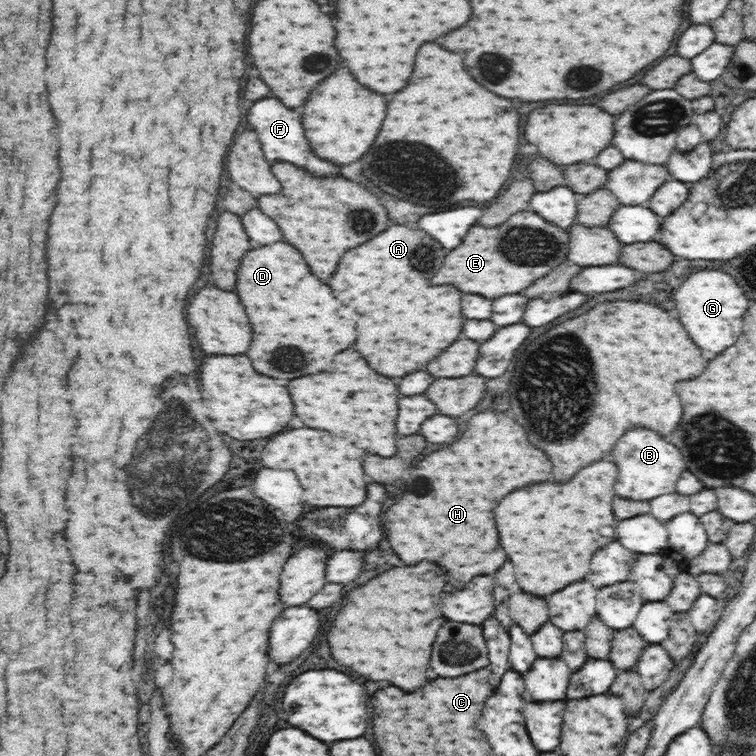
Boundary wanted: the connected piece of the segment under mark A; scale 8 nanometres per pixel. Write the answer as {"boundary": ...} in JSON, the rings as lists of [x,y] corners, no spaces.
{"boundary":[[[398,224],[342,256],[328,286],[334,290],[334,298],[338,298],[344,308],[350,308],[352,316],[368,316],[368,326],[374,320],[372,328],[376,326],[378,334],[370,336],[368,330],[372,328],[362,330],[360,326],[354,348],[378,374],[400,378],[424,370],[426,362],[442,354],[442,350],[458,338],[464,324],[460,314],[462,292],[450,286],[428,284],[446,254],[448,250],[438,246],[426,232]]]}

